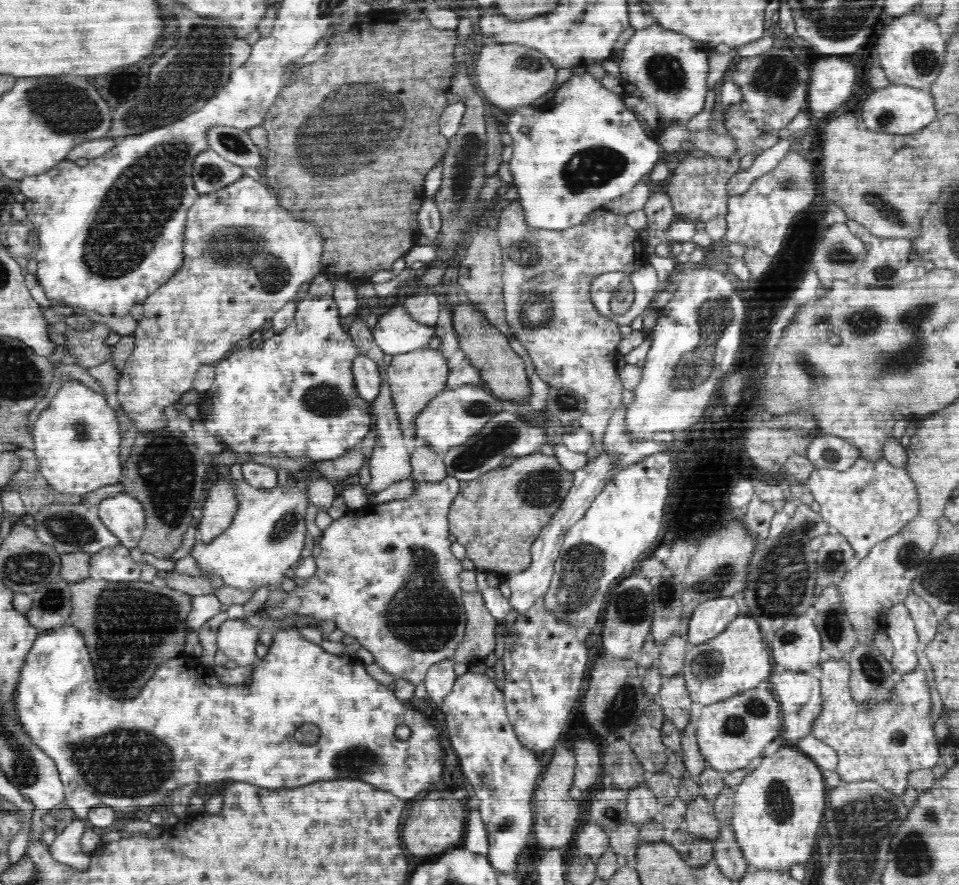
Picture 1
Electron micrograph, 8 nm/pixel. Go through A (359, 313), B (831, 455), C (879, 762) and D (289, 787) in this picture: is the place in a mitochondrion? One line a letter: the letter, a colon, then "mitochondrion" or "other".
A: other
B: mitochondrion
C: other
D: other

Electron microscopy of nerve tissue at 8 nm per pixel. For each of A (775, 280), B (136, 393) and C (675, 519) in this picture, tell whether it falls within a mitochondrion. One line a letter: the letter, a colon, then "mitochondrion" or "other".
A: other
B: other
C: other

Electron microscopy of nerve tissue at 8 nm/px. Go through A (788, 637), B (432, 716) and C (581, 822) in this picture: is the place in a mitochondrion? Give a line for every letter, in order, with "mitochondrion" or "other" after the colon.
A: mitochondrion
B: other
C: other

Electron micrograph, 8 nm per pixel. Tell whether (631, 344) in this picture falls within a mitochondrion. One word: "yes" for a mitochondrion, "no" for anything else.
no

